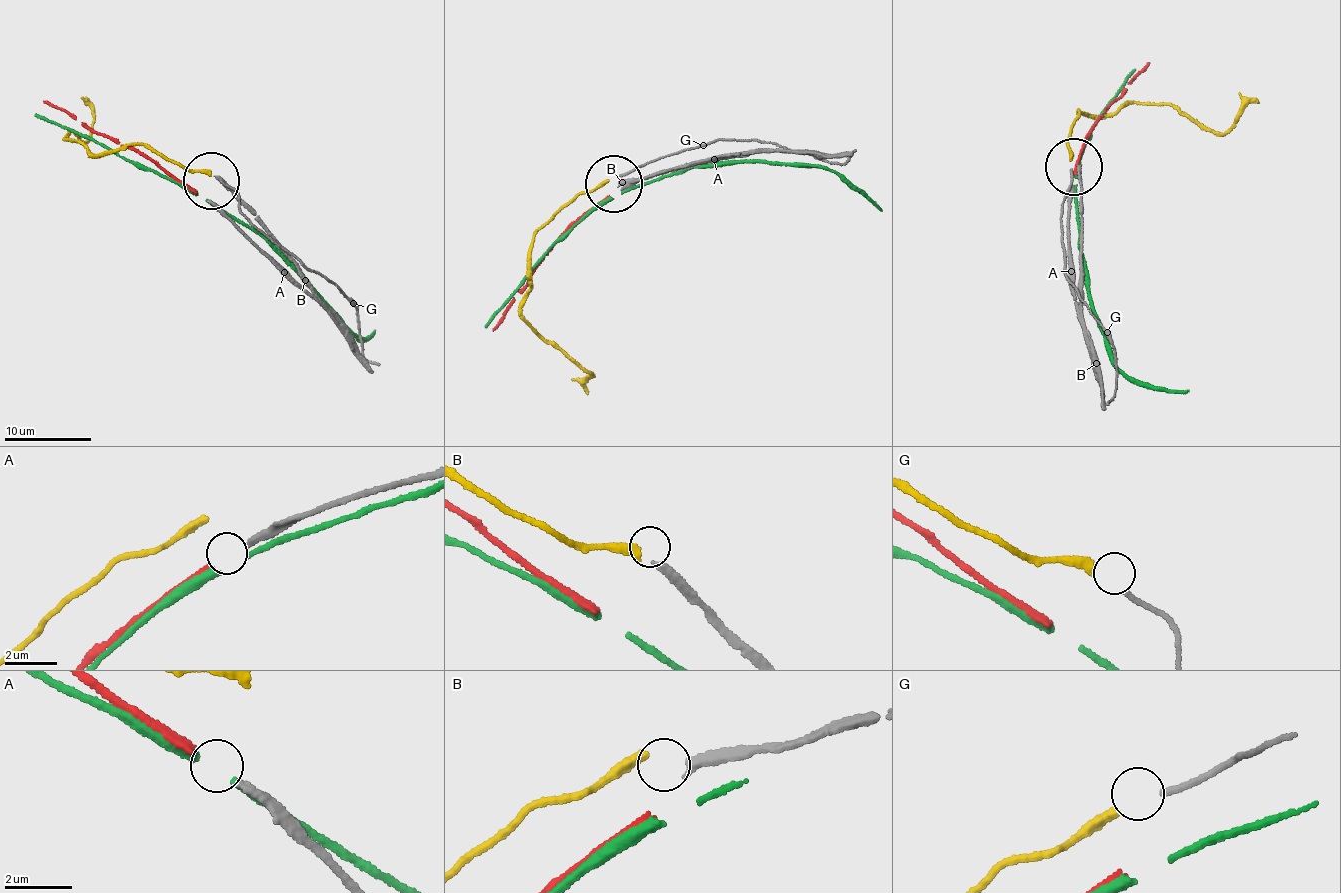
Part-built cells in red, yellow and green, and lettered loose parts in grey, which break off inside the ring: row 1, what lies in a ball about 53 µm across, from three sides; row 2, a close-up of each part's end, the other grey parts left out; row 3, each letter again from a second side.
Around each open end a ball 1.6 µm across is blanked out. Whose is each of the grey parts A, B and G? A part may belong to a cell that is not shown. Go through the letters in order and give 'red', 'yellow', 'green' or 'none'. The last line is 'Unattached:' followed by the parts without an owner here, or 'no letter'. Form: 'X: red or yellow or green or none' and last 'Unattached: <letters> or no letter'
A: red
B: none
G: yellow
Unattached: B

